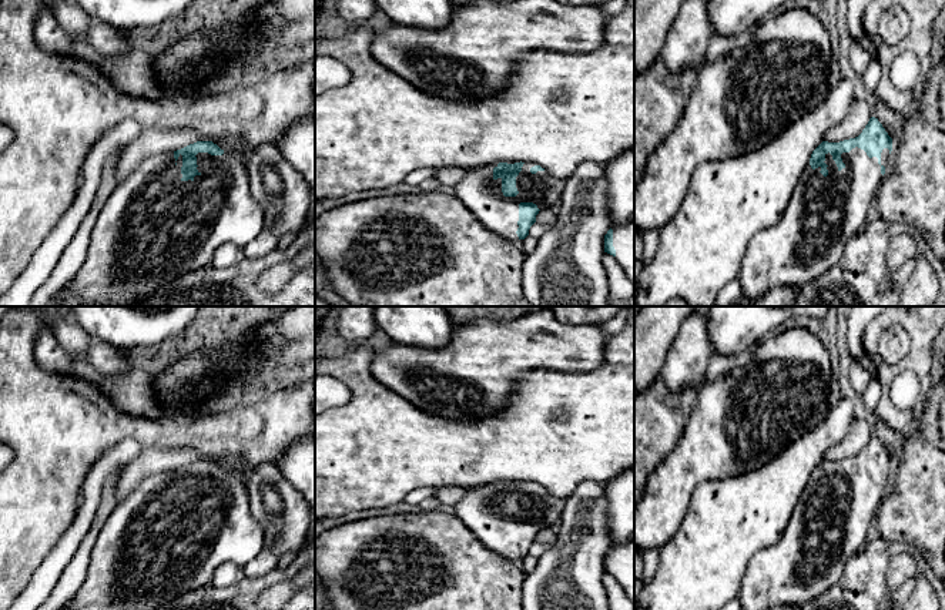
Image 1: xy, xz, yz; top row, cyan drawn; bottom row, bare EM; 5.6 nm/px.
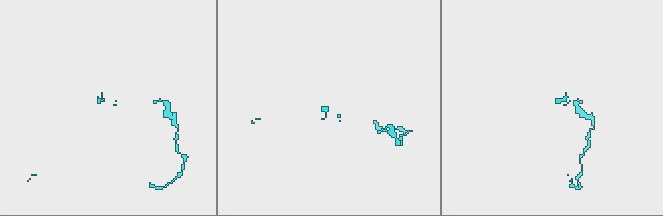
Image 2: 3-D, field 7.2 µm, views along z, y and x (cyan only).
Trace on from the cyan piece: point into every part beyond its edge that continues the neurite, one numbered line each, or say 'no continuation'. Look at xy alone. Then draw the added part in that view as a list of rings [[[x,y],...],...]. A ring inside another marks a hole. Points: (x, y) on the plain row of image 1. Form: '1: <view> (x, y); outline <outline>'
1: xy (151, 549); outline [[[165,470],[144,479],[130,496],[117,503],[101,527],[91,549],[88,572],[77,593],[60,610],[157,610],[184,593],[212,584],[215,570],[234,563],[244,567],[264,550],[265,534],[254,517],[241,476],[228,473],[211,475],[198,472],[198,495],[182,500],[182,475],[175,479],[174,470]]]

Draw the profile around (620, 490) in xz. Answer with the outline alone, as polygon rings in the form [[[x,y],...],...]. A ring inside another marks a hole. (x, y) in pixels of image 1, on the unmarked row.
[[[634,467],[606,485],[611,546],[634,540]]]

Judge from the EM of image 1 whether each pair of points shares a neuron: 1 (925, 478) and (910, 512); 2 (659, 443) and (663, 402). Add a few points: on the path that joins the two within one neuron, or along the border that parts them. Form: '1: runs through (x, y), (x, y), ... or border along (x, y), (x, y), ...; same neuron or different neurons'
1: runs through (925, 486), (925, 496), (918, 503); same neuron
2: runs through (659, 433), (659, 412); same neuron

